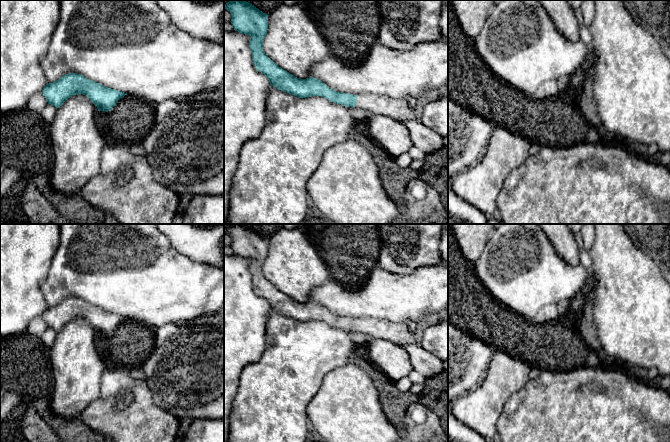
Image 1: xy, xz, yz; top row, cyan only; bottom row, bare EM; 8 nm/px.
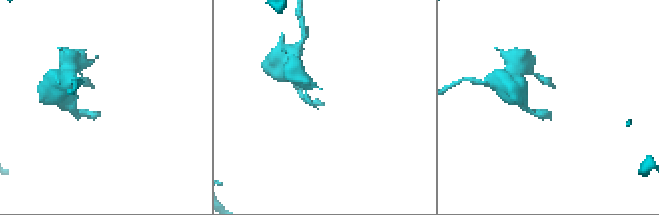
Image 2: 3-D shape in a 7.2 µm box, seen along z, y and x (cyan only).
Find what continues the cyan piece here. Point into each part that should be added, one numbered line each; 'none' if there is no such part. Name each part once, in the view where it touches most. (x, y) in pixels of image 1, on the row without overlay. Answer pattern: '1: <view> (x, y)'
1: xz (398, 333)

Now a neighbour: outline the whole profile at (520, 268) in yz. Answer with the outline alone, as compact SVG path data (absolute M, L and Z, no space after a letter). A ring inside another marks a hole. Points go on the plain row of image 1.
M501 224L495 228L475 264L475 269L479 280L499 303L531 322L544 306L558 304L563 300L571 301L589 287L587 268L581 263L569 265L556 252L538 224Z

